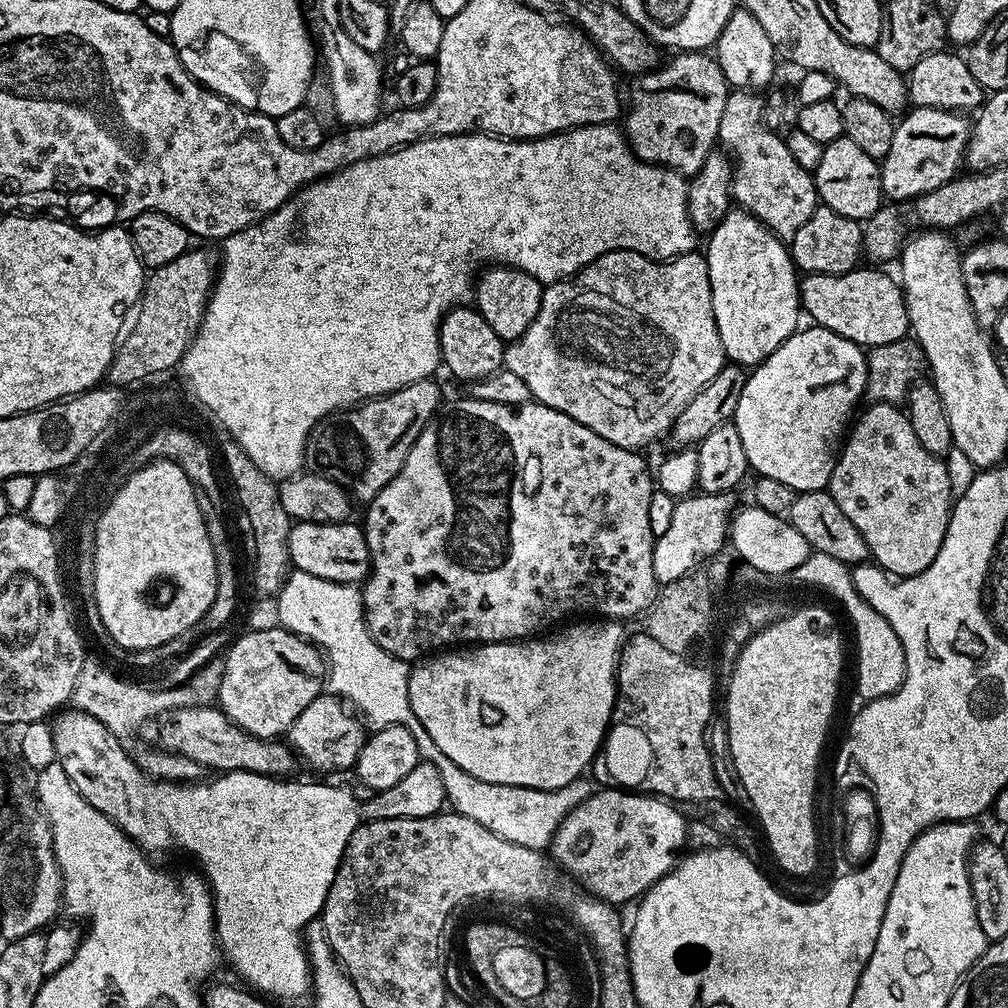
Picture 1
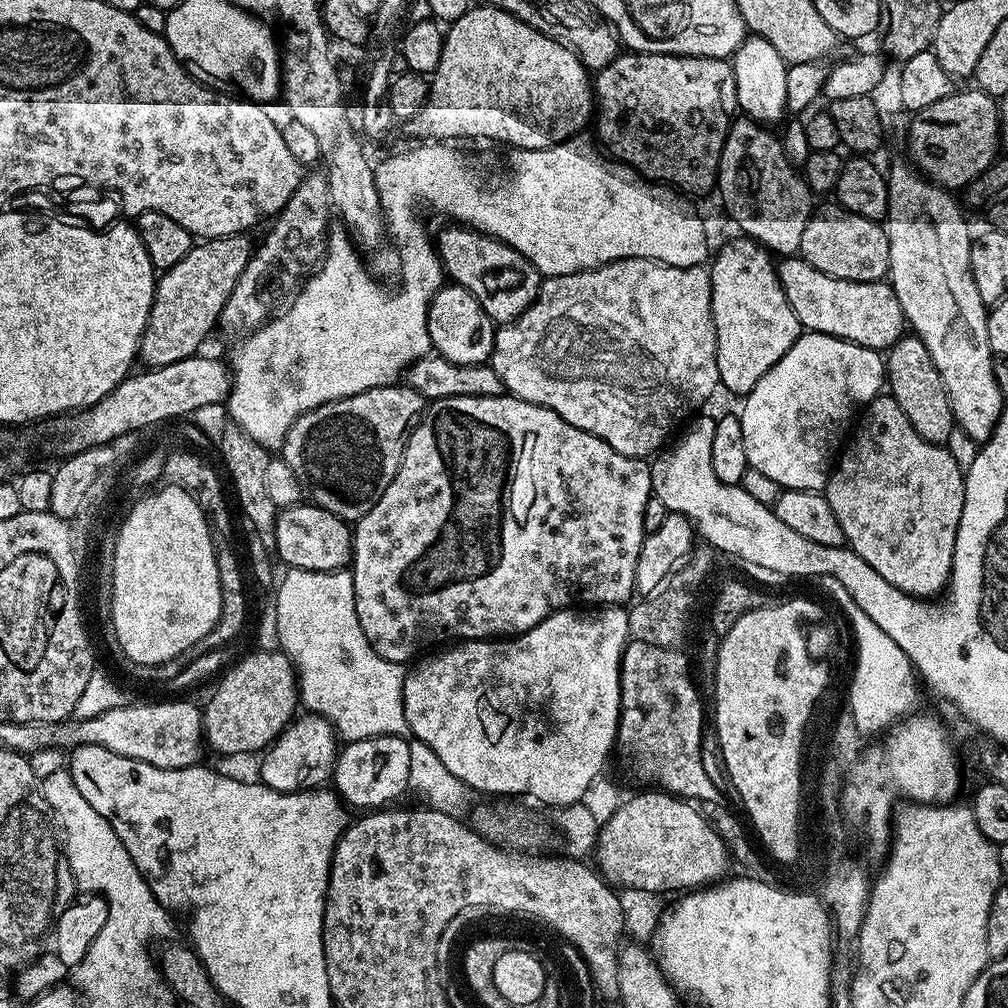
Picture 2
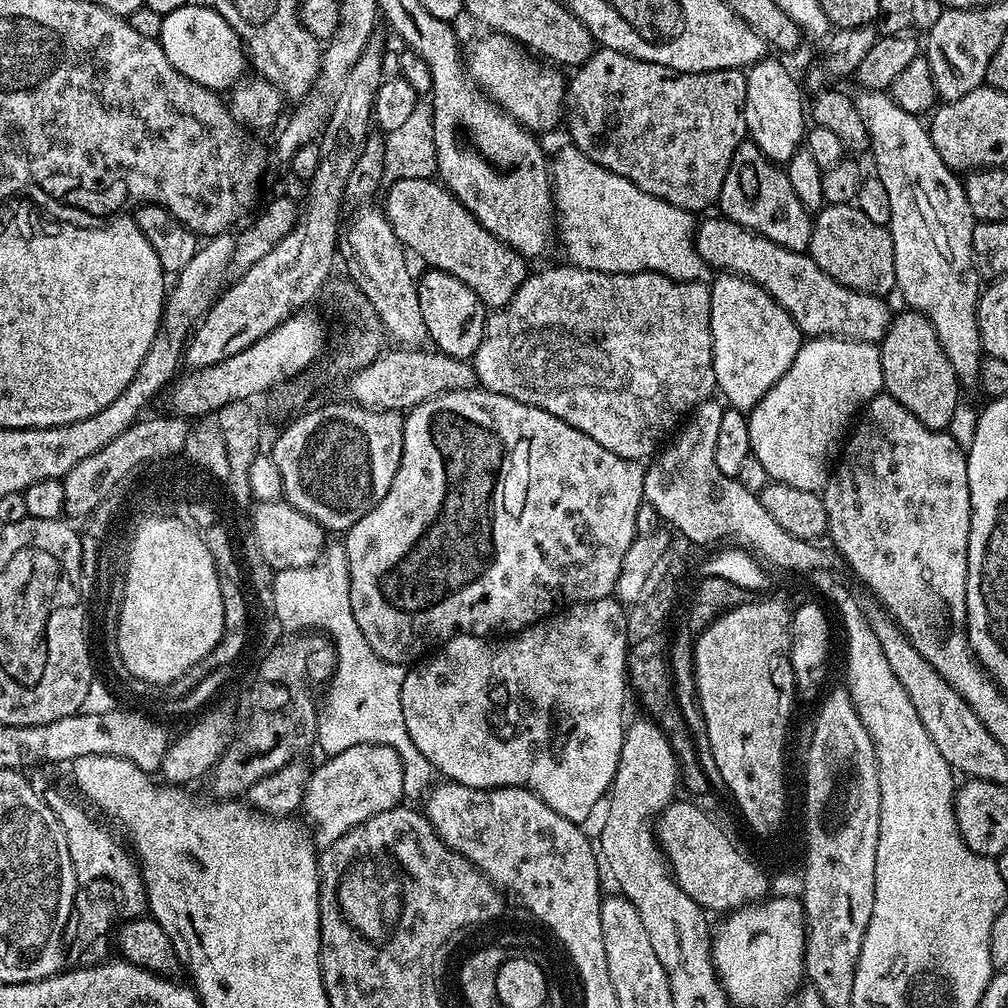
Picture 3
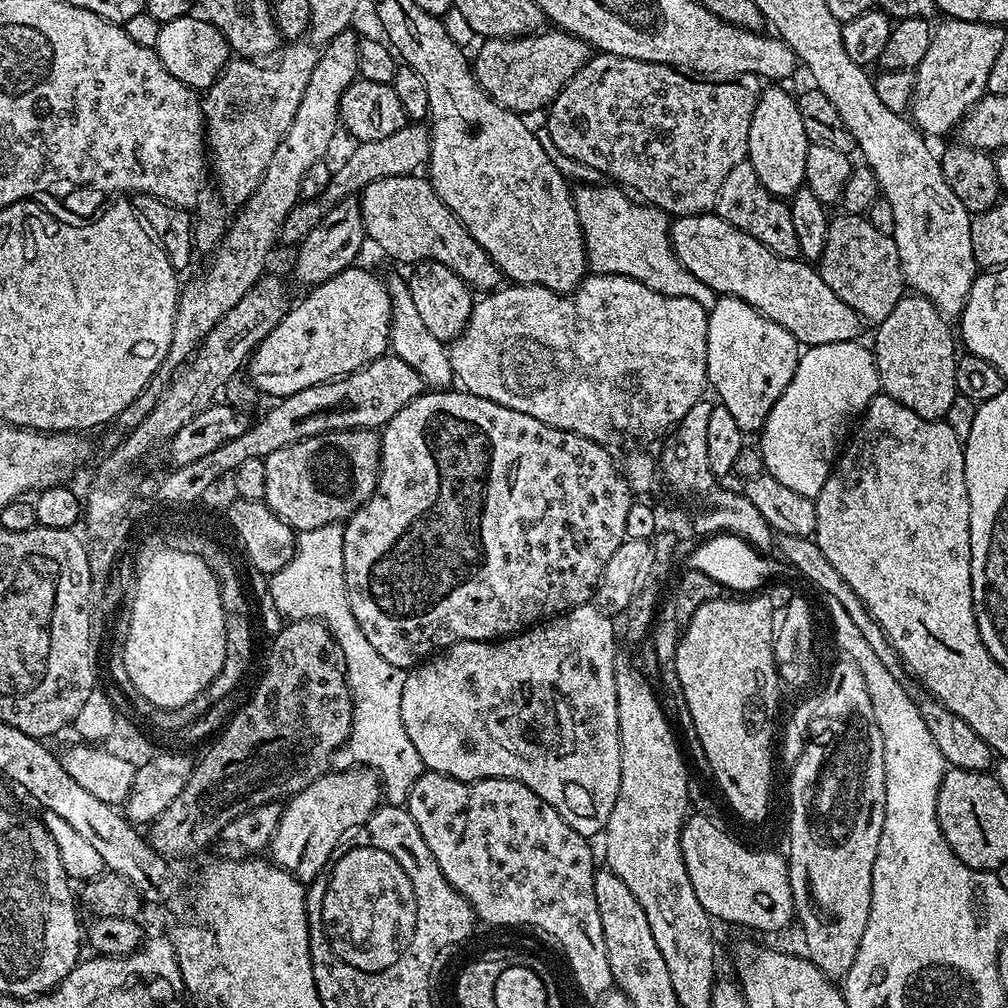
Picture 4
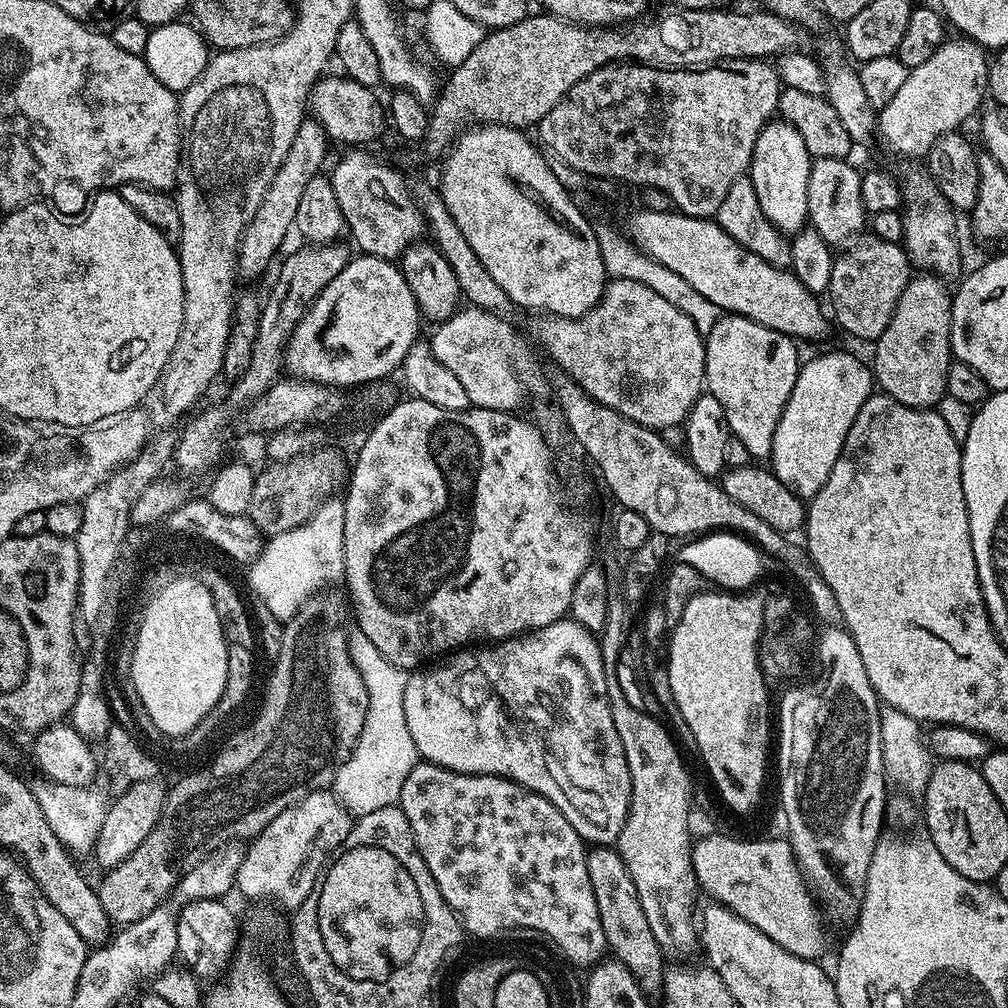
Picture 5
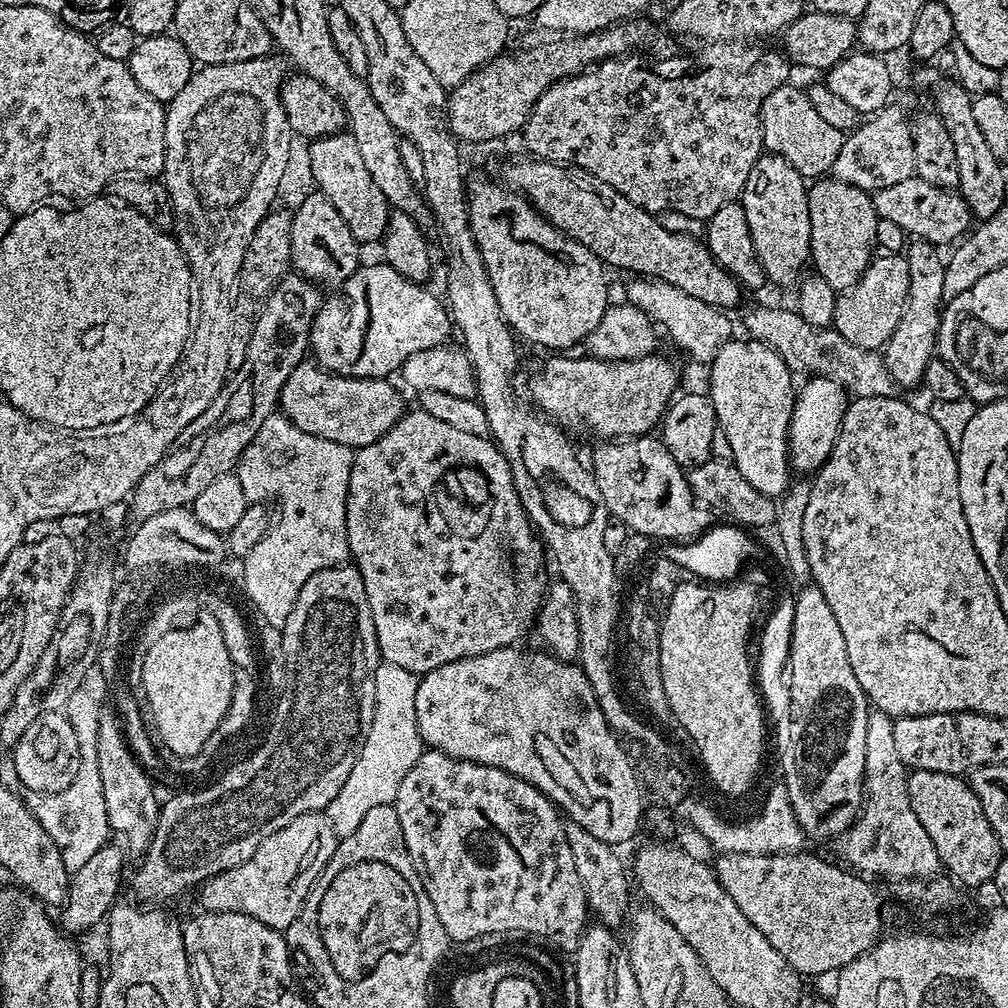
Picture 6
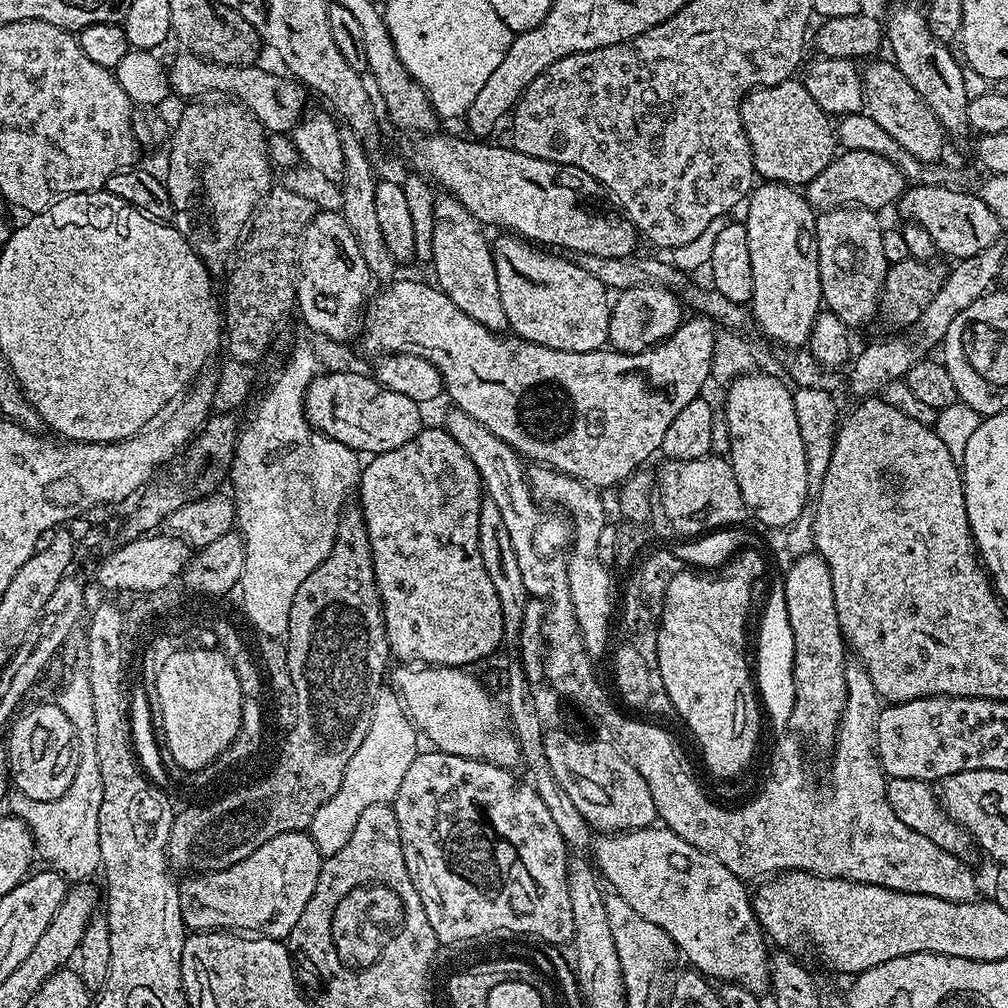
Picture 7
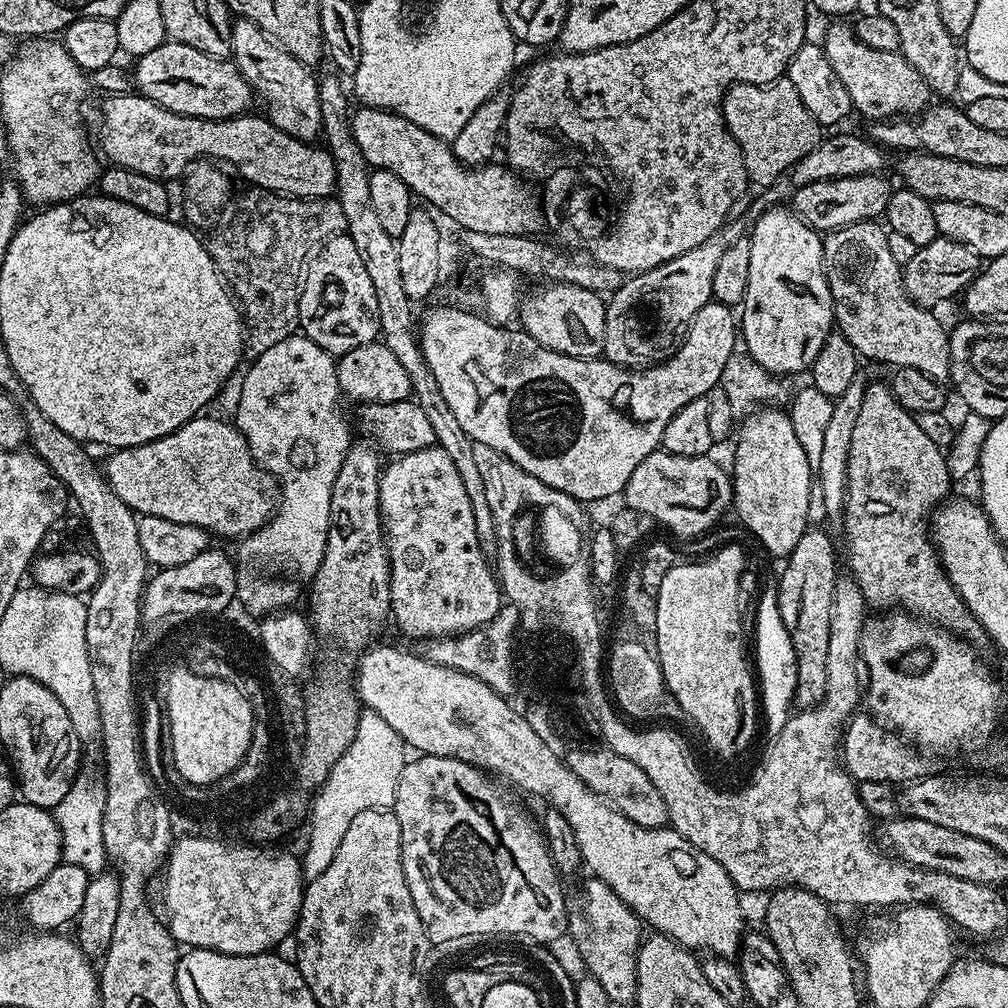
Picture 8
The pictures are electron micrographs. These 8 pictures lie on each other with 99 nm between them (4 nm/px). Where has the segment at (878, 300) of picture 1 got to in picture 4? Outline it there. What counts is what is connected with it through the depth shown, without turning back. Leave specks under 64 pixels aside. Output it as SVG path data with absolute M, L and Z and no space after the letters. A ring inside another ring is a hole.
M715 214L677 216L671 221L672 249L682 266L706 282L720 296L733 296L778 322L802 346L856 340L862 321L826 282L811 263L771 252L758 238L738 230Z

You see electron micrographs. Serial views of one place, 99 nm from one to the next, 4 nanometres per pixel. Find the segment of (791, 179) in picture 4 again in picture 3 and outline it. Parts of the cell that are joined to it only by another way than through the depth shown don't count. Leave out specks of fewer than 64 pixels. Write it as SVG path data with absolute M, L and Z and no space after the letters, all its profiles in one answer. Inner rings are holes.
M765 58L751 65L746 72L746 126L751 143L756 144L766 154L768 160L787 165L792 155L806 140L806 100L801 81L792 77L792 72L780 60Z

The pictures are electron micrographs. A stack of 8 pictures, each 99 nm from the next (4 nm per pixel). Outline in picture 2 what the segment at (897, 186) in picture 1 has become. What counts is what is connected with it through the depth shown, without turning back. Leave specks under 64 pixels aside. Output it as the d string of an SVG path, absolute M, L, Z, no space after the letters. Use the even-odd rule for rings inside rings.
M969 87L969 92L953 91L952 95L934 102L934 106L923 108L911 117L912 125L908 128L908 152L912 155L911 163L927 179L939 182L949 190L963 189L978 179L997 159L1000 150L1000 110L999 103L987 96L979 88Z

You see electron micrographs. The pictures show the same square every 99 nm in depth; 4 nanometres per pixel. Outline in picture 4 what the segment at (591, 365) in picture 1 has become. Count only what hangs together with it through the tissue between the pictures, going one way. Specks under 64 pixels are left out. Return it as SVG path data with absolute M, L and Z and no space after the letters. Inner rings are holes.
M599 274L585 275L580 287L571 294L546 290L546 286L537 284L512 284L501 286L487 294L481 295L473 303L472 313L464 332L457 340L451 341L448 357L452 363L453 377L463 391L474 394L478 398L486 398L490 402L498 402L510 410L518 410L522 414L530 414L530 418L538 418L551 428L573 432L585 436L587 440L607 441L611 432L621 432L632 440L656 440L667 437L682 418L686 418L690 406L705 399L708 382L708 314L709 309L685 296L667 296L658 294L658 290L650 290L642 282L629 276L602 276Z

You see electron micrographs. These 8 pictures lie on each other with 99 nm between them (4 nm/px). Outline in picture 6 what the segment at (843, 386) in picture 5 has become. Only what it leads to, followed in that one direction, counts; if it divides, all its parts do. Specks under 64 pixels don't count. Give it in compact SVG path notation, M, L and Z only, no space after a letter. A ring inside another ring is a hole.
M814 376L804 389L795 393L796 405L788 427L788 459L790 468L796 474L819 472L836 444L842 426L842 418L850 403L850 397L837 380L829 376Z

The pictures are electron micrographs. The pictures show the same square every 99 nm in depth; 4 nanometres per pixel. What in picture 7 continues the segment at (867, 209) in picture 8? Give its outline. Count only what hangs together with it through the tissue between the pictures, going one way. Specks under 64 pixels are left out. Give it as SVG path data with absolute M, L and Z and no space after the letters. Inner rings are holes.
M844 150L828 163L818 178L807 184L806 195L809 204L816 210L849 206L881 210L887 204L895 205L905 187L906 181L900 168L885 156L872 154L870 150Z

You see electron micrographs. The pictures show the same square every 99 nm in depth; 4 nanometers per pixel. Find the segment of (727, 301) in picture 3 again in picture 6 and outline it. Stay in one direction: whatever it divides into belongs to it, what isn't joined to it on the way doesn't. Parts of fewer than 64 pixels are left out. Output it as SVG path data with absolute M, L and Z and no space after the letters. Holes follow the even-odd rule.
M751 338L727 340L713 358L708 376L707 395L714 402L716 423L726 430L733 450L732 463L762 494L783 497L790 485L788 427L796 405L792 380L794 373L780 355L760 340Z

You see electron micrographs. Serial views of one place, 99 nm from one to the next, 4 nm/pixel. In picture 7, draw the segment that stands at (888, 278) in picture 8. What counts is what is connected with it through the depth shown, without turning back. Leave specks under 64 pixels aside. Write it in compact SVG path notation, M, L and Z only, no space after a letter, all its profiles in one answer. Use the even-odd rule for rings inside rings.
M826 208L816 217L816 245L818 246L818 270L820 294L825 309L838 318L850 330L856 330L872 319L877 319L880 292L889 262L882 254L884 228L875 211L870 208Z

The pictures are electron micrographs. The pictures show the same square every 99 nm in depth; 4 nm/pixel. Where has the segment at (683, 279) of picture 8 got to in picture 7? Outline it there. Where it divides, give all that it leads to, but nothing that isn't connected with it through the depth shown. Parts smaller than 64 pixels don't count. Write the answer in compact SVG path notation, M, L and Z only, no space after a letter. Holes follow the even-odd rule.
M662 286L628 288L611 301L610 307L608 344L617 352L645 352L663 340L669 340L682 323L682 301L679 295Z

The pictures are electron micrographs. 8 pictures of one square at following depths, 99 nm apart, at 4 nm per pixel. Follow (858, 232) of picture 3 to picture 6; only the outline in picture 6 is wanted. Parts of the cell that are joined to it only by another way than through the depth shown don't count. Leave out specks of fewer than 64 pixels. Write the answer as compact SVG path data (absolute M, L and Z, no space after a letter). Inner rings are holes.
M877 255L868 263L860 281L847 292L837 295L831 327L842 334L846 342L854 342L854 346L866 350L883 349L902 318L909 294L910 266L907 255Z

